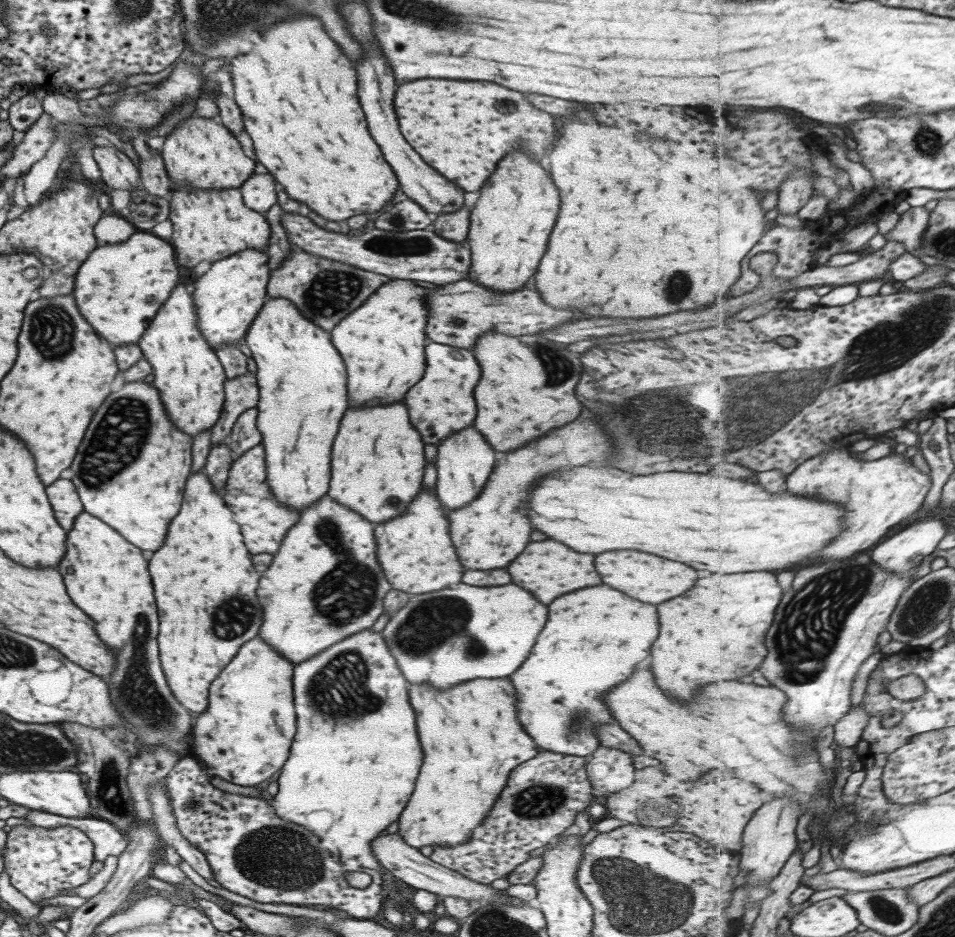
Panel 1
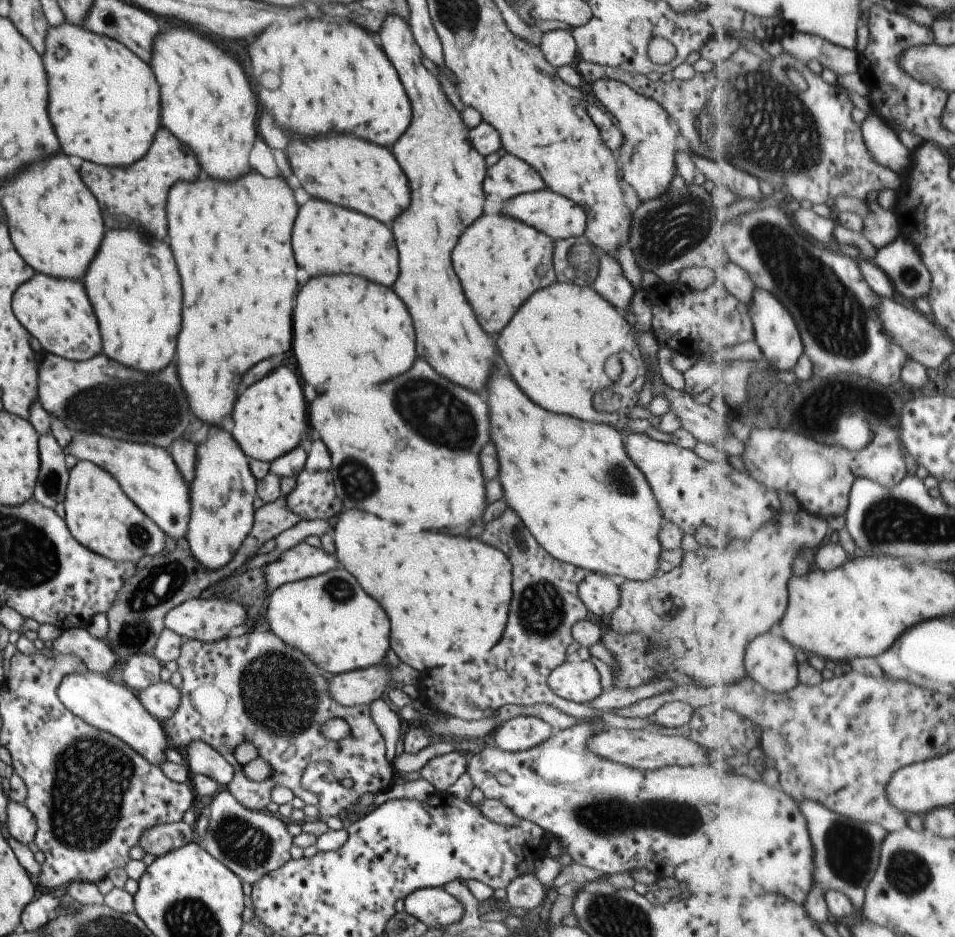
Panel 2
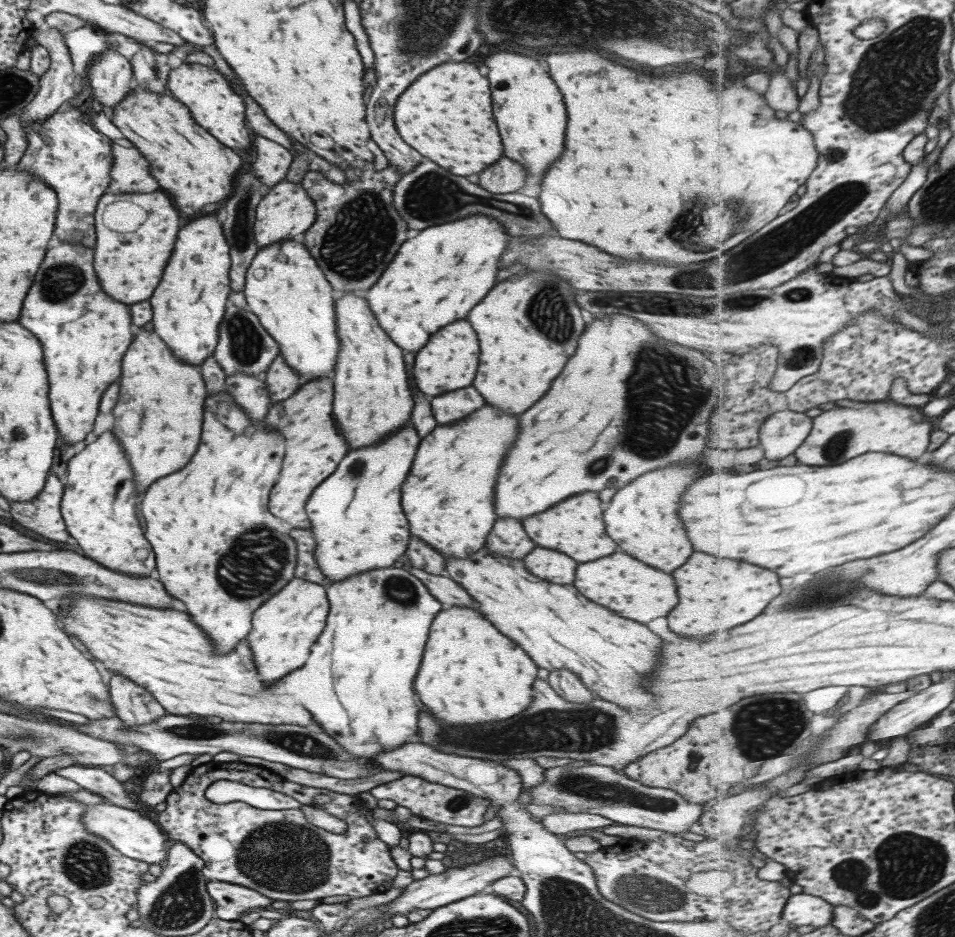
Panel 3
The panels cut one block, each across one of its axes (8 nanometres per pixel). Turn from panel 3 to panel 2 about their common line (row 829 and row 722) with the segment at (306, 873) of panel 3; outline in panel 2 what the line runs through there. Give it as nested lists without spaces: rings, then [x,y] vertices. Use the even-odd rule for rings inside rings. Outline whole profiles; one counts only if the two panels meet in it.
[[[269,628],[264,632],[253,629],[238,637],[227,636],[223,640],[210,643],[182,638],[179,658],[175,662],[176,671],[179,672],[182,680],[179,686],[181,698],[175,712],[161,721],[163,732],[169,740],[169,745],[183,755],[182,751],[195,740],[204,742],[216,750],[232,768],[232,777],[228,782],[227,790],[241,806],[265,810],[265,806],[271,800],[271,792],[277,786],[283,786],[291,791],[293,797],[303,800],[305,805],[316,805],[320,818],[339,816],[341,819],[345,814],[349,814],[347,809],[354,806],[362,795],[375,796],[393,785],[395,770],[385,758],[384,740],[371,720],[369,704],[339,706],[327,694],[329,677],[323,673],[323,670],[319,670],[299,650],[283,644]],[[333,718],[345,720],[345,724],[349,726],[349,734],[337,742],[327,740],[319,734],[319,726],[325,720],[333,720]],[[241,742],[253,744],[259,758],[269,764],[271,776],[267,780],[253,782],[243,776],[241,765],[233,758],[233,750]],[[345,778],[353,782],[352,787],[345,788],[337,782]]]

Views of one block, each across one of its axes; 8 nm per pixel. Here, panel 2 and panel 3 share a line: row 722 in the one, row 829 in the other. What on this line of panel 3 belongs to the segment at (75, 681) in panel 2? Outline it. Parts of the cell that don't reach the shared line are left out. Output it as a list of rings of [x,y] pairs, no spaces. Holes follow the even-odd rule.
[[[104,802],[103,804],[87,804],[88,809],[82,814],[82,823],[92,835],[104,838],[115,850],[118,850],[124,857],[140,860],[147,865],[159,864],[166,860],[168,853],[169,839],[155,821],[141,816],[137,811],[121,808],[111,803]]]

